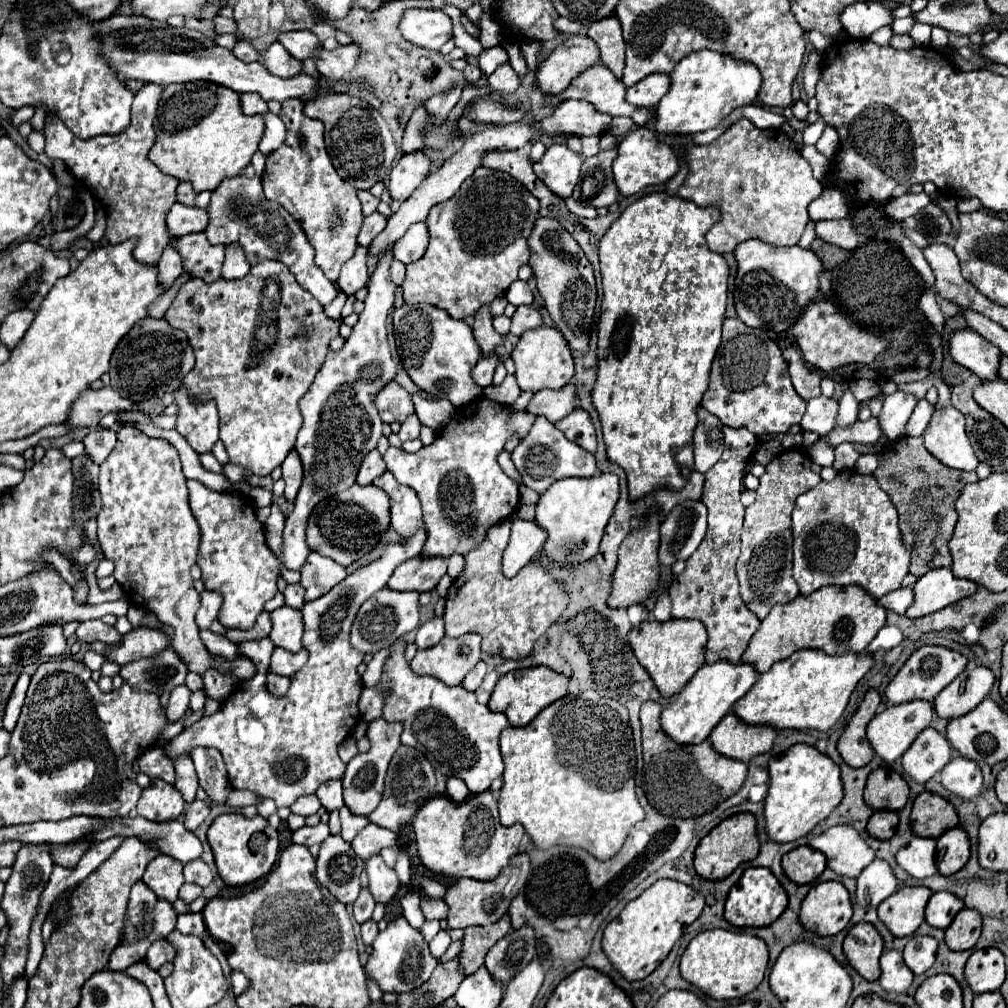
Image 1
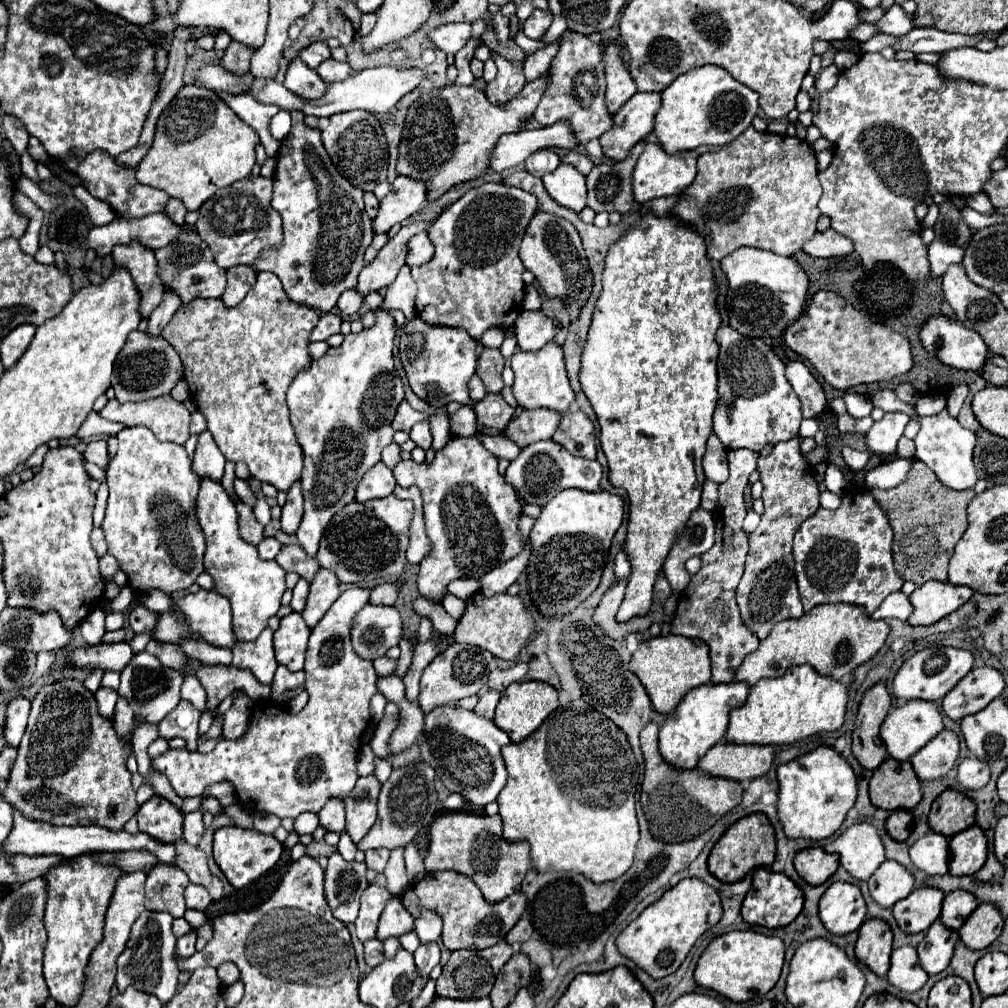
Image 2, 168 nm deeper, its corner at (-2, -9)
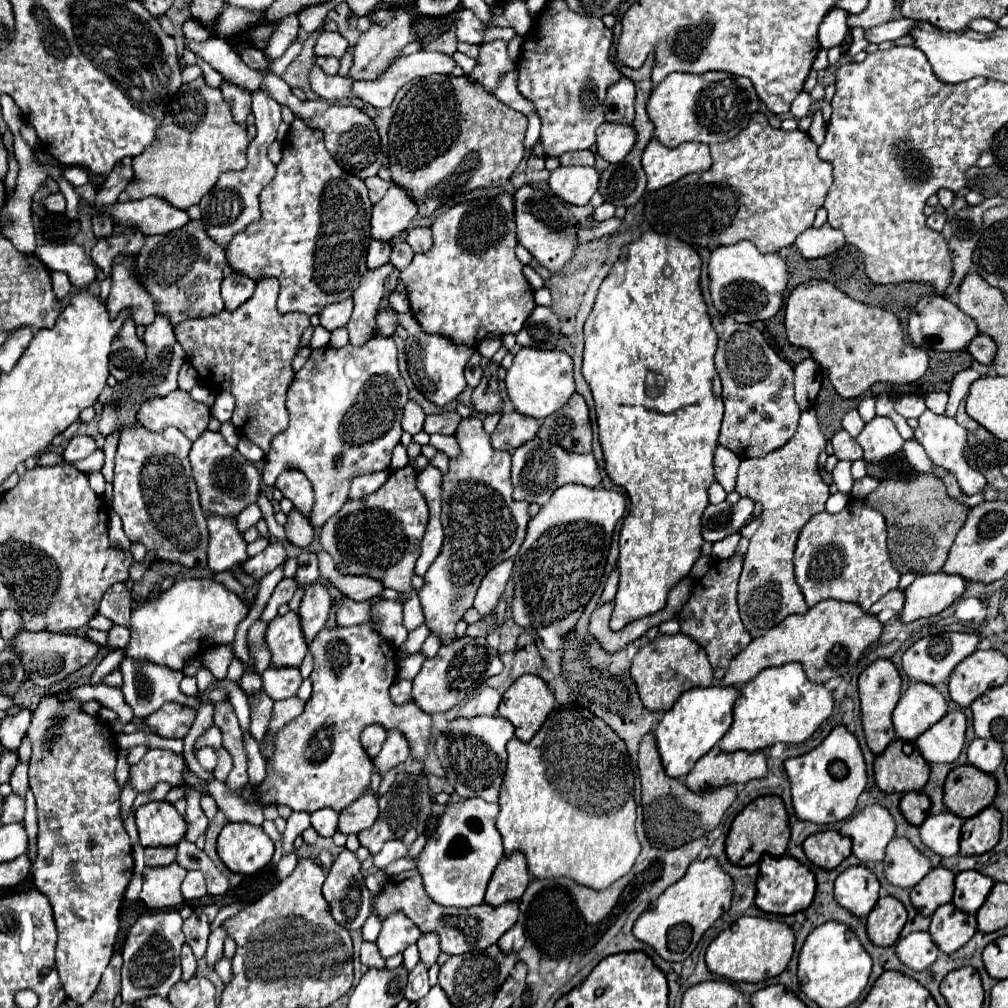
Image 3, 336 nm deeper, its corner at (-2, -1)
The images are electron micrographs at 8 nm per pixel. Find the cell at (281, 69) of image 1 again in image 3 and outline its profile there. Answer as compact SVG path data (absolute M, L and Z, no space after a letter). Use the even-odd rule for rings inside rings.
M312 64L310 72L308 72L308 82L312 86L312 90L328 100L328 102L336 102L336 100L342 100L342 98L348 98L350 96L350 76L342 78L342 76L328 76L324 74L322 68L318 68L318 64Z

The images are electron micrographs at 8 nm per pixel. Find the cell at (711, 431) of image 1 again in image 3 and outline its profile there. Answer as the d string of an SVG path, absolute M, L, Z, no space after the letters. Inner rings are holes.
M716 446L716 450L714 450L714 476L716 476L716 482L720 482L726 492L732 492L732 488L736 486L738 464L740 464L740 458L734 452L730 452L724 446Z

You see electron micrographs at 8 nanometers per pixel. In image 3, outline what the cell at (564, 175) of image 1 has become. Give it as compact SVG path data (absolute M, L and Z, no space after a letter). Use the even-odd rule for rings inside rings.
M558 166L550 174L550 190L568 204L586 206L598 188L598 172L586 166Z

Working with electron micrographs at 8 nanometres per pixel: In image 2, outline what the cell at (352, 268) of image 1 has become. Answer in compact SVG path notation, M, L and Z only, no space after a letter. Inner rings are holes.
M346 290L338 300L338 314L352 318L362 306L362 296L356 290Z

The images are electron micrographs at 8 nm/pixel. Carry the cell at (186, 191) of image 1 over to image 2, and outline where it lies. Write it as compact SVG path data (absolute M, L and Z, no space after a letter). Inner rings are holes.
M170 198L170 200L168 200L168 204L166 204L164 214L166 214L174 224L182 226L182 224L184 224L184 216L186 216L186 208L184 208L184 204L182 204L180 200Z

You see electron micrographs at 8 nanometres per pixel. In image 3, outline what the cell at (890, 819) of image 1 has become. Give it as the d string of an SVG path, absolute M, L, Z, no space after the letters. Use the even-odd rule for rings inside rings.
M908 792L900 800L900 812L912 826L920 826L926 820L928 808L930 808L930 800L922 792Z

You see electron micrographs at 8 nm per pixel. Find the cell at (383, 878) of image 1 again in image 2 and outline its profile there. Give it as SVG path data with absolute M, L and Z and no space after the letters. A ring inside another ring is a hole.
M392 896L380 916L376 938L384 942L386 938L400 938L412 930L414 930L414 918L406 912L402 902L396 896Z

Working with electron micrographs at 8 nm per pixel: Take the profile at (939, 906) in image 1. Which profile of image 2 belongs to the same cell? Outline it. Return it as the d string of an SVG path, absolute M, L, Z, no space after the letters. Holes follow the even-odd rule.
M962 890L948 892L944 898L940 920L944 926L958 930L964 924L964 920L976 910L976 906L978 906L978 900L974 900L970 892L962 892Z

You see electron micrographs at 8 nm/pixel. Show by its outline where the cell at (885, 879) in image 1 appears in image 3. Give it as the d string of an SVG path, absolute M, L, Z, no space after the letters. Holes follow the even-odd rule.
M894 838L884 856L886 880L900 888L912 888L930 872L930 860L922 856L906 838Z

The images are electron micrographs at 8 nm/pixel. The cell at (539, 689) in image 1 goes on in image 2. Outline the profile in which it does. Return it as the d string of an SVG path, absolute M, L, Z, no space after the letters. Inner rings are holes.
M516 682L510 684L508 690L502 694L498 708L496 708L496 716L494 716L494 724L502 730L506 730L506 734L510 736L512 742L522 742L524 738L528 738L534 730L538 730L538 726L544 722L544 718L554 712L558 708L558 690L552 688L550 684L544 682Z

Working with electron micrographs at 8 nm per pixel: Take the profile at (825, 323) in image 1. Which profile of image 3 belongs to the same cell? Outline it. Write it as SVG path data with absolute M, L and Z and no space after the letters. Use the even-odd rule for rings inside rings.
M826 280L800 284L786 300L784 326L790 344L808 348L812 358L828 372L842 398L856 398L874 382L910 384L928 368L928 356L908 342L898 318L878 306L852 300Z

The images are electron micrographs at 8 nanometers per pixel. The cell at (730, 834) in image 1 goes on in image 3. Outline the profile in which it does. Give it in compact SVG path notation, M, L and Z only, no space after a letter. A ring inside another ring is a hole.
M762 796L750 802L732 822L728 838L726 838L726 856L732 864L750 866L756 864L764 854L782 856L790 840L788 814L778 796ZM774 812L774 814L772 814Z

